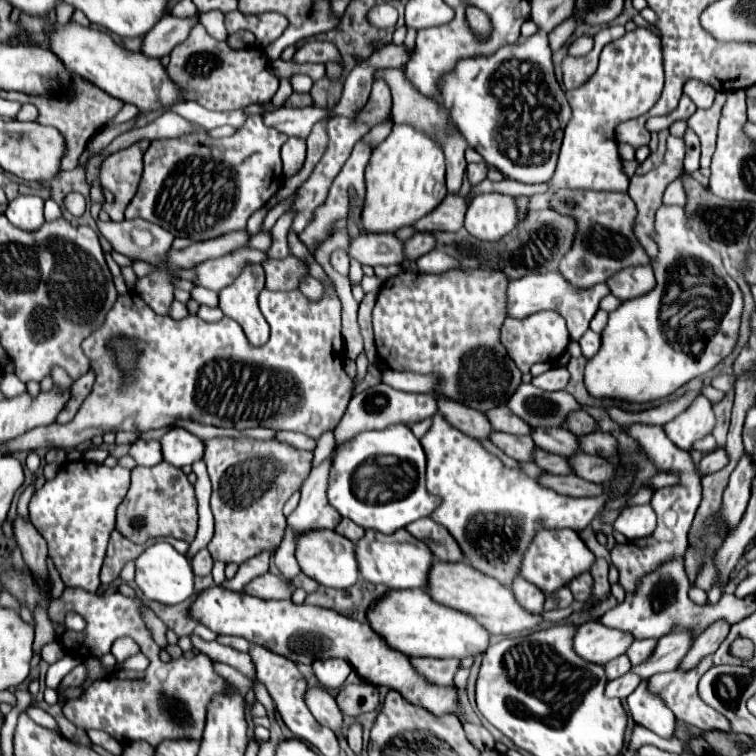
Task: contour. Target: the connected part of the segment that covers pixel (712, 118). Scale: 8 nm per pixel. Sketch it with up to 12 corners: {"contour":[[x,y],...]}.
{"contour":[[719,91],[713,107],[697,109],[689,127],[701,139],[701,167],[707,169],[715,151],[717,123],[725,93]]}

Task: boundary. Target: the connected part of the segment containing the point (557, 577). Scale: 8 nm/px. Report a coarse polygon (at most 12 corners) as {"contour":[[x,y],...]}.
{"contour":[[541,527],[519,575],[553,593],[595,555],[575,531]]}

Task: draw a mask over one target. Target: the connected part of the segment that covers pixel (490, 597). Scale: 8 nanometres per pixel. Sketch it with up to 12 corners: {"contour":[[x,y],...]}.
{"contour":[[469,563],[431,569],[429,595],[491,635],[531,633],[541,613]]}

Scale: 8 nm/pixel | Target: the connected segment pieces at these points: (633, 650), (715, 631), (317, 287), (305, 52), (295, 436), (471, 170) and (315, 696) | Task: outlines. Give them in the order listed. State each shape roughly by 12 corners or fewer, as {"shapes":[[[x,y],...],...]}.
{"shapes":[[[657,639],[633,641],[625,655],[633,665],[651,655]],[[725,621],[709,625],[693,641],[679,671],[695,669],[729,633]],[[311,275],[301,277],[299,291],[315,299],[321,297],[323,285]],[[307,41],[293,63],[327,63],[339,57],[327,41]],[[279,431],[277,439],[315,451],[317,441],[303,433]],[[469,163],[467,177],[471,185],[483,181],[487,163]],[[307,687],[305,703],[321,725],[343,731],[341,711],[323,687]]]}

